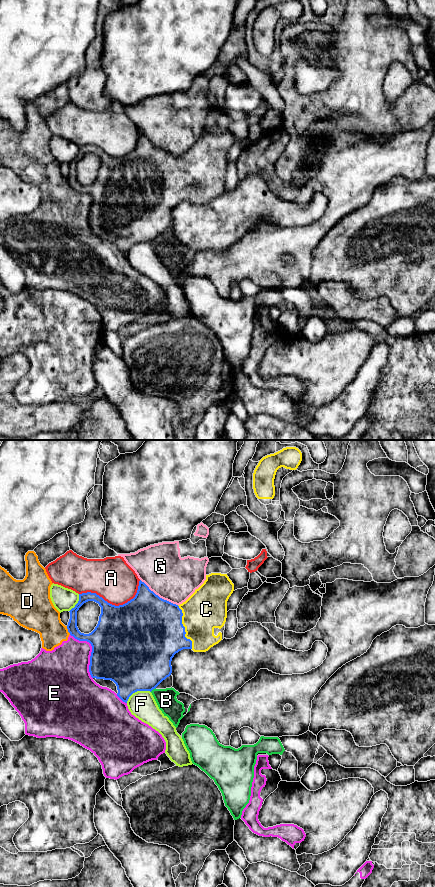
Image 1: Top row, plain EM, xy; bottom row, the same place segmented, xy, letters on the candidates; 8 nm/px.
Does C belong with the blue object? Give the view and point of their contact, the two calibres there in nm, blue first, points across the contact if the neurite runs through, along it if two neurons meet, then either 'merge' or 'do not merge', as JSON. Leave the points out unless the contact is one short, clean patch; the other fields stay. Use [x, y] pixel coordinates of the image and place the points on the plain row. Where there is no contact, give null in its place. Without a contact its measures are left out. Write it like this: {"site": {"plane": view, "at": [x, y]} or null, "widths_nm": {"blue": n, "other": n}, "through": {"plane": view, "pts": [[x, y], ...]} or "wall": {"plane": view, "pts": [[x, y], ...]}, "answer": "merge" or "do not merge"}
{"site": {"plane": "xy", "at": [184, 179]}, "widths_nm": {"blue": 480, "other": 320}, "answer": "merge"}

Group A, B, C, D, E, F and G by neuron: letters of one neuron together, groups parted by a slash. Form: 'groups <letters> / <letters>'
groups A / B / C / D E / F / G

